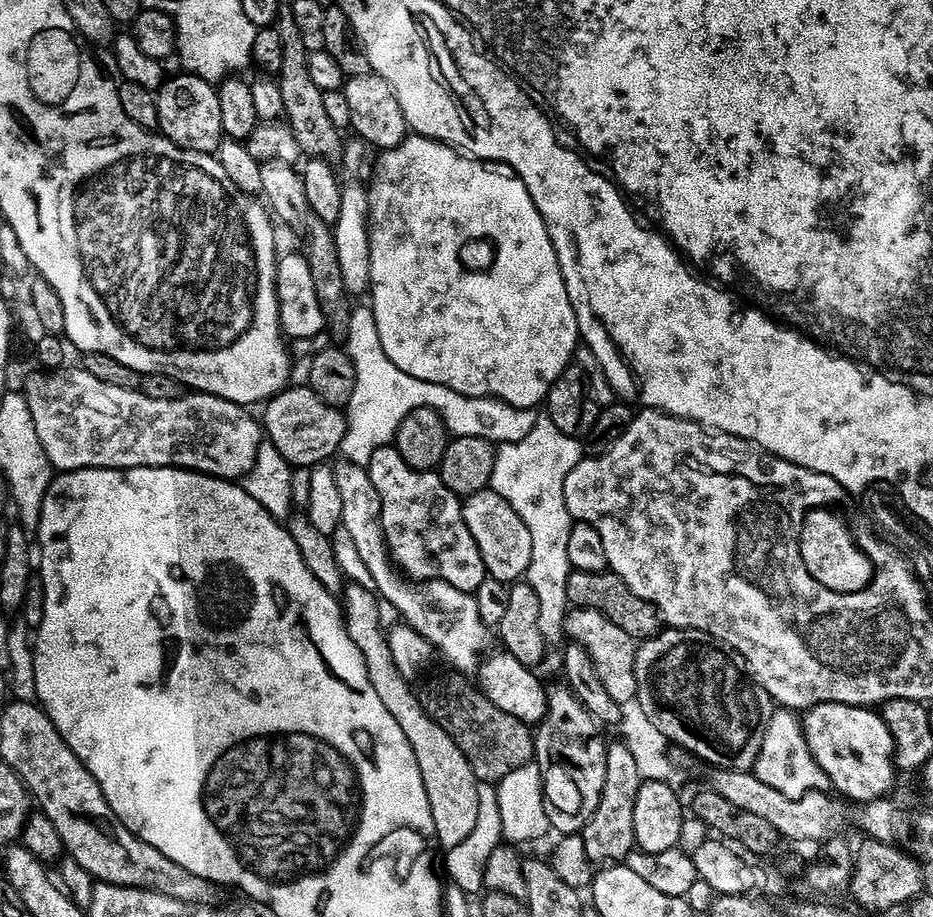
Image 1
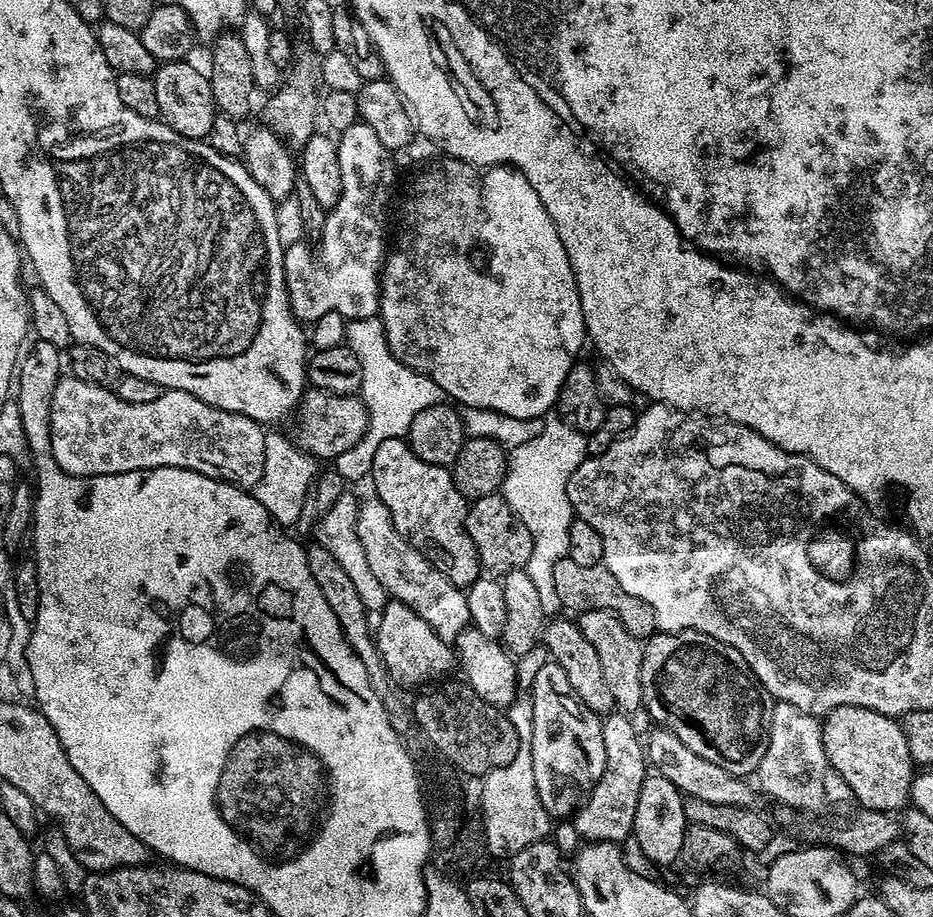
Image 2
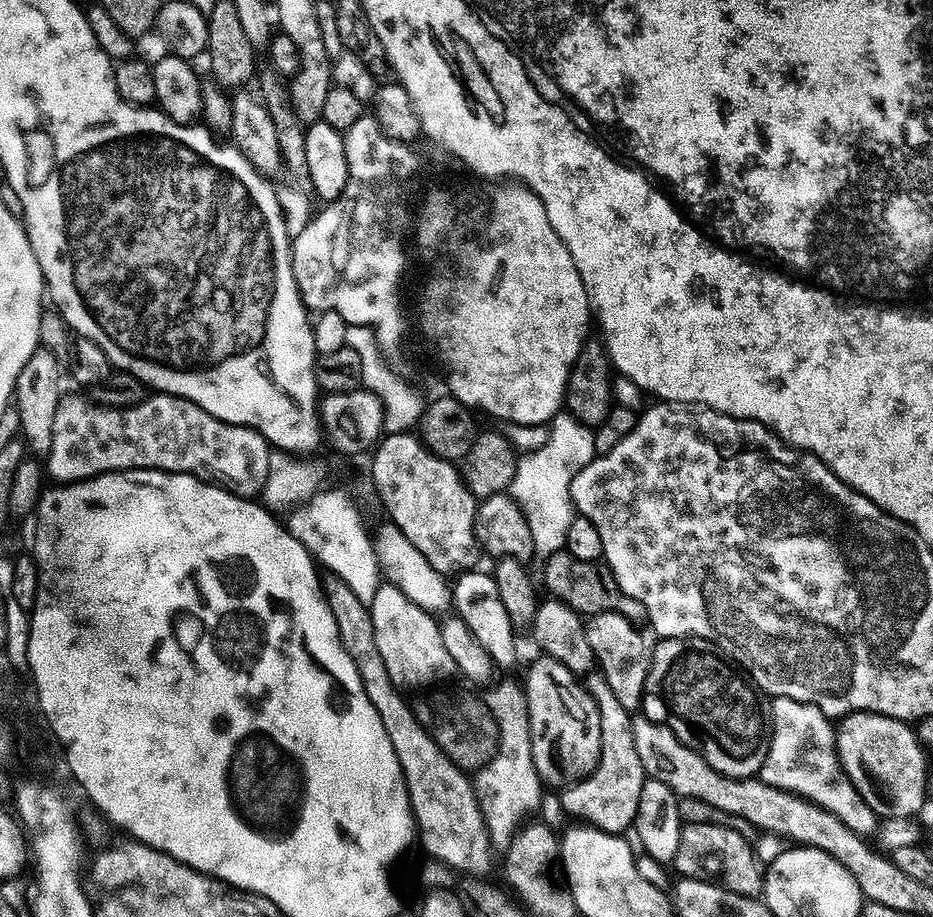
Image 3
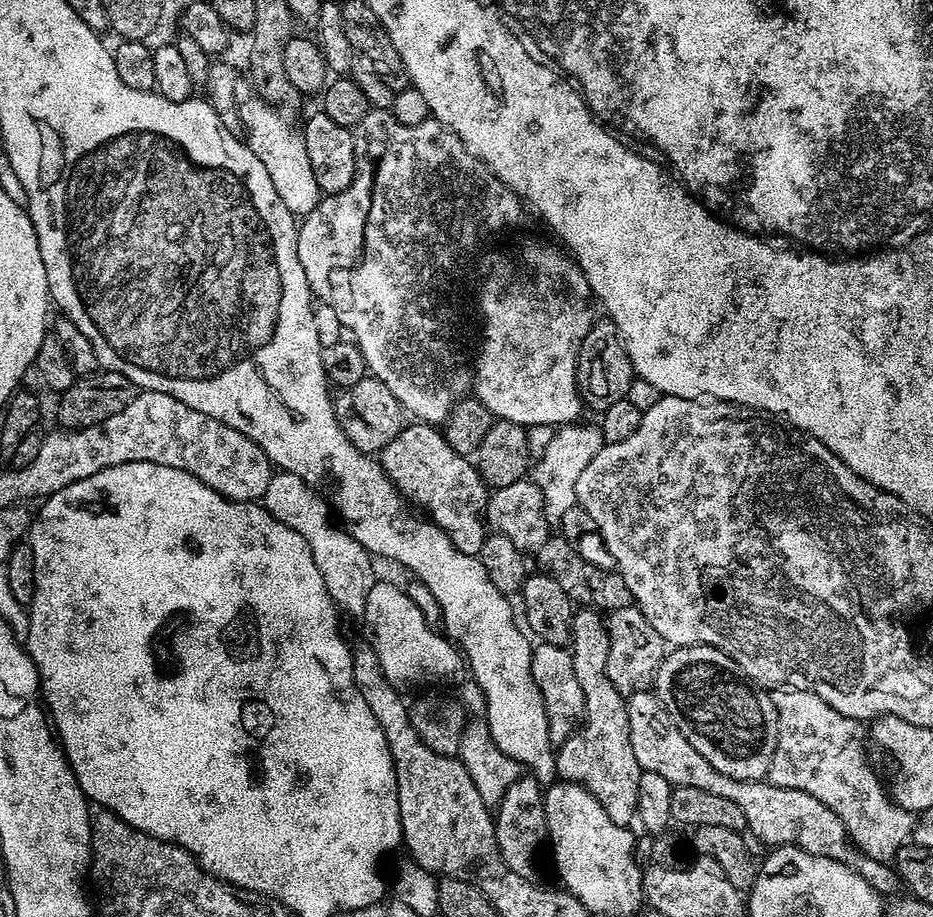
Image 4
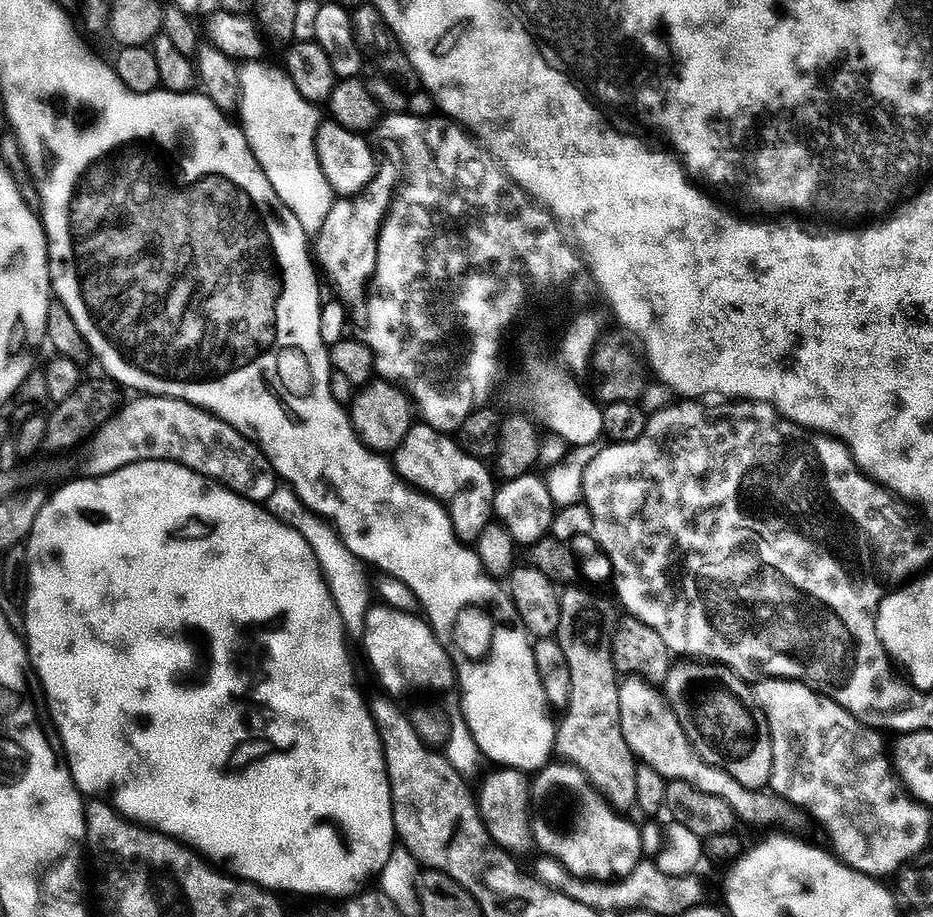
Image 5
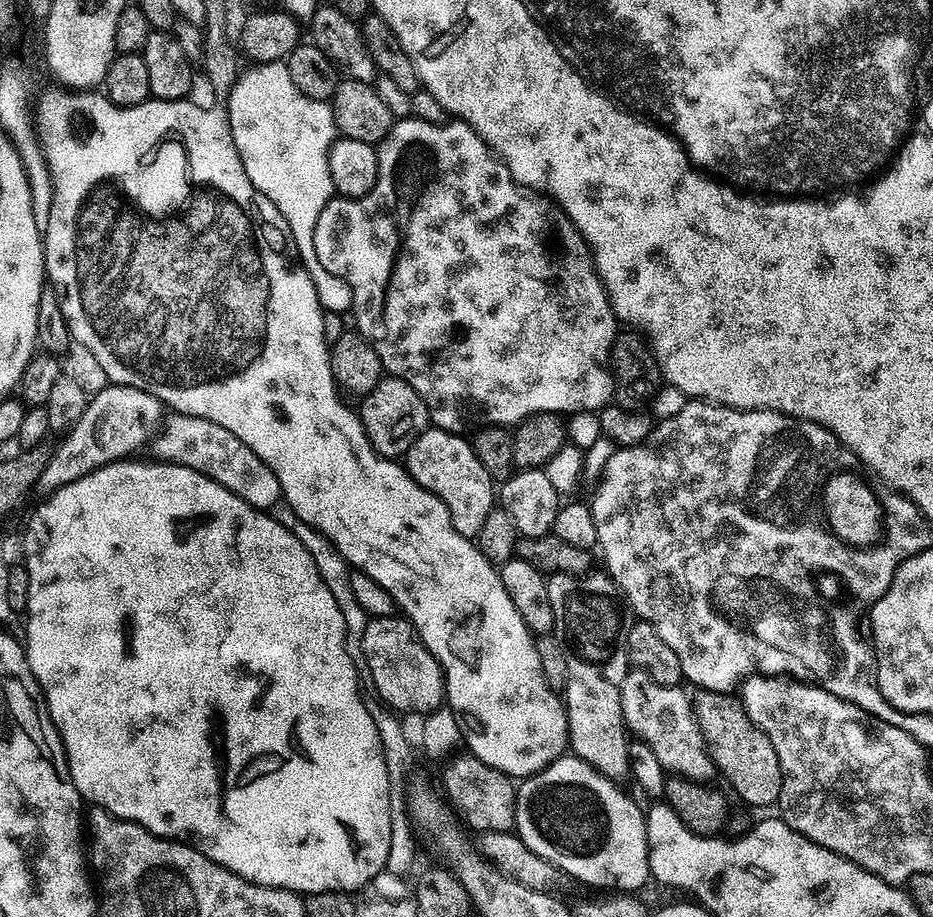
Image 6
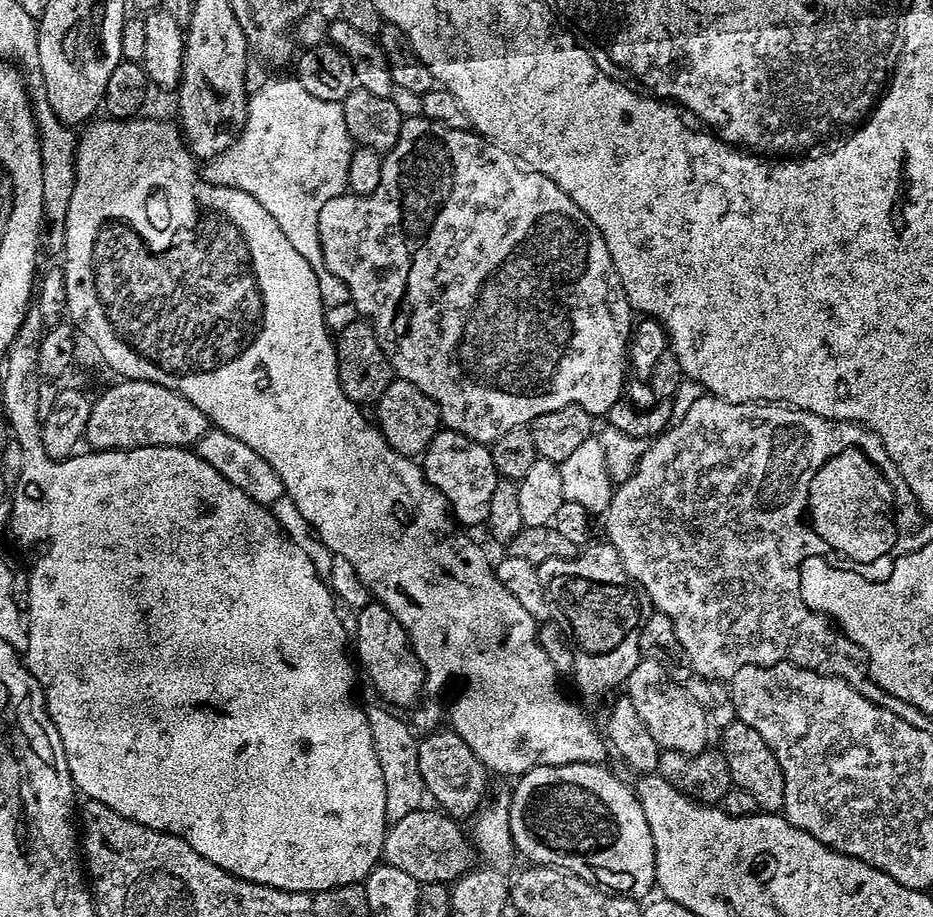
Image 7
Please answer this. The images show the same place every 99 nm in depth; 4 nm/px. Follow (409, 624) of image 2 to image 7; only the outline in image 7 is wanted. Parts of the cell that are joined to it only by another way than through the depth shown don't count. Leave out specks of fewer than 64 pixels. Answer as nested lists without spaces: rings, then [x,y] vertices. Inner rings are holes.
[[[369,602],[366,607],[355,613],[355,618],[355,659],[358,664],[360,659],[369,682],[376,687],[377,694],[381,696],[379,699],[385,705],[395,706],[397,709],[407,709],[415,705],[421,699],[420,691],[426,688],[426,677],[422,662],[416,657],[406,630],[398,622],[398,618],[394,618],[394,614],[390,614],[390,610],[386,610],[386,606],[379,602]]]

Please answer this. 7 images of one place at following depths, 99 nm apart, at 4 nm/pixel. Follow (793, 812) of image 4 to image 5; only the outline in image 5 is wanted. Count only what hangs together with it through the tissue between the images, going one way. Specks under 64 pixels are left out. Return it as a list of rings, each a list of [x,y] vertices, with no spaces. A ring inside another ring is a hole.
[[[625,675],[618,686],[618,722],[622,722],[622,738],[626,738],[626,746],[630,746],[633,756],[639,763],[654,766],[665,781],[690,782],[690,786],[698,786],[698,790],[706,790],[706,794],[718,794],[718,798],[731,806],[743,823],[744,820],[748,824],[771,822],[773,793],[742,786],[717,764],[703,760],[694,750],[668,697],[657,685],[648,683],[640,676]]]

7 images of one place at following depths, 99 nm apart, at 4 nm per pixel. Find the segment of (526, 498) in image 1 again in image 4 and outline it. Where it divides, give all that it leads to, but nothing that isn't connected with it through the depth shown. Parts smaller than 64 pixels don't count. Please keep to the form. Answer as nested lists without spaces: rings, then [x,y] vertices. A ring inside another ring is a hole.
[[[573,422],[557,427],[554,438],[550,438],[550,446],[546,446],[546,454],[542,454],[542,458],[531,465],[530,479],[538,486],[538,490],[542,490],[544,513],[549,521],[559,522],[566,510],[577,507],[578,477],[605,446],[599,423],[584,423]]]

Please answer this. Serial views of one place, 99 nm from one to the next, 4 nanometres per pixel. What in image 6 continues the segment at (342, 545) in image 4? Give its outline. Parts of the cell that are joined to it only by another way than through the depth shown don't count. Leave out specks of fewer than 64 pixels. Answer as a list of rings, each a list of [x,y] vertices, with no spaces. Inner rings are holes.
[[[277,502],[272,505],[270,515],[286,530],[290,530],[310,550],[310,558],[314,558],[314,566],[318,566],[318,574],[322,582],[326,582],[330,594],[334,594],[334,602],[338,602],[338,610],[342,610],[342,622],[346,630],[346,654],[350,654],[350,662],[354,662],[356,677],[360,683],[360,694],[365,698],[376,696],[376,687],[374,686],[374,674],[370,674],[370,662],[366,662],[366,650],[362,646],[362,638],[366,634],[366,626],[370,617],[366,610],[362,610],[358,598],[354,598],[354,590],[350,590],[350,566],[342,558],[342,554],[330,543],[323,534],[314,526],[302,522],[298,514],[287,502]]]

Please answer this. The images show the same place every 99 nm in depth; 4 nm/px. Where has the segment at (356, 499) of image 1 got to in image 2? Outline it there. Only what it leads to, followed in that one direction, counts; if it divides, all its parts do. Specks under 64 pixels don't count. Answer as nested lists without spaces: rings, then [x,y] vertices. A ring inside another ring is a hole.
[[[368,494],[365,500],[359,501],[356,510],[356,530],[358,542],[366,553],[366,562],[378,582],[388,591],[391,599],[402,602],[422,618],[438,634],[438,638],[455,642],[458,634],[462,634],[471,625],[468,597],[455,584],[451,584],[445,576],[432,567],[408,540],[404,540],[394,526],[394,518],[390,518],[390,510],[376,497]]]

